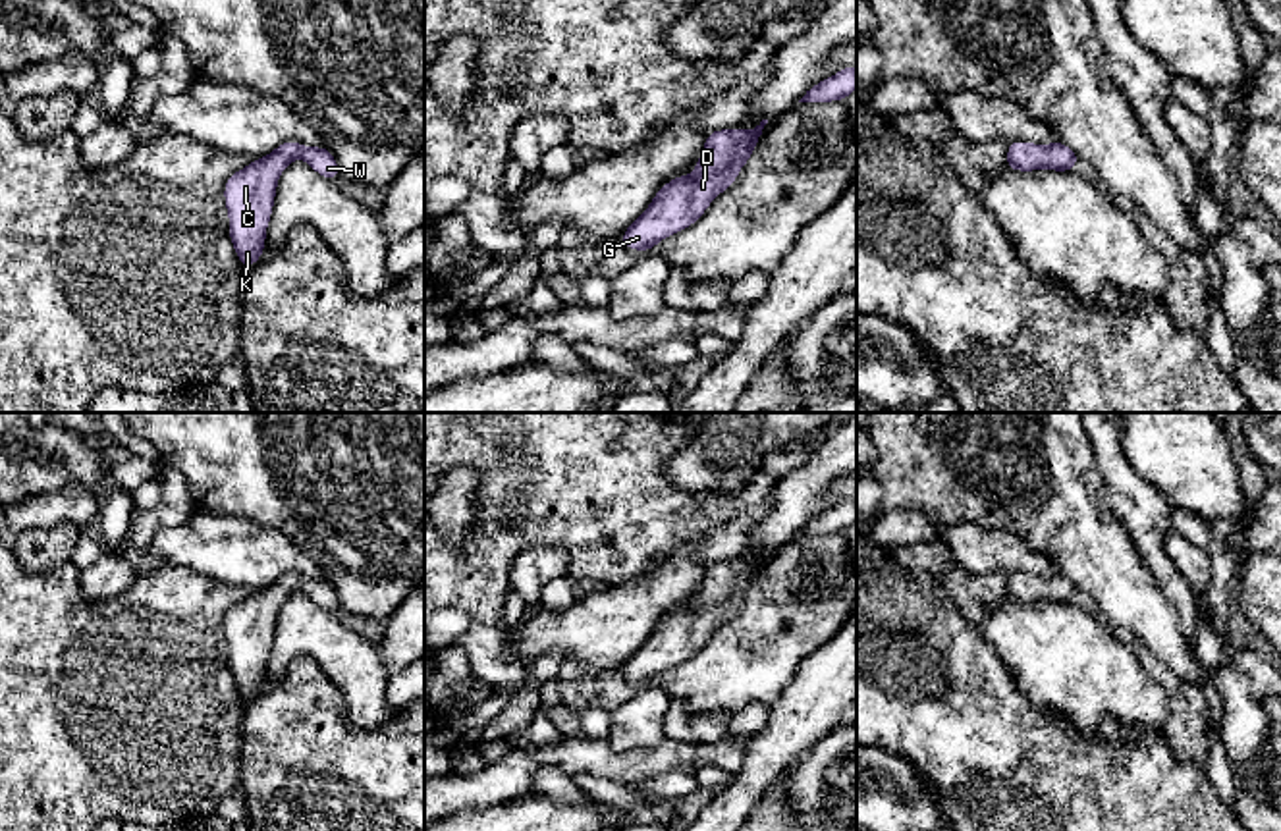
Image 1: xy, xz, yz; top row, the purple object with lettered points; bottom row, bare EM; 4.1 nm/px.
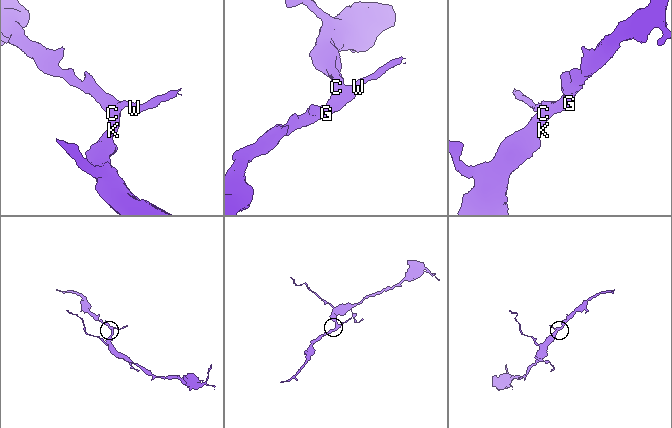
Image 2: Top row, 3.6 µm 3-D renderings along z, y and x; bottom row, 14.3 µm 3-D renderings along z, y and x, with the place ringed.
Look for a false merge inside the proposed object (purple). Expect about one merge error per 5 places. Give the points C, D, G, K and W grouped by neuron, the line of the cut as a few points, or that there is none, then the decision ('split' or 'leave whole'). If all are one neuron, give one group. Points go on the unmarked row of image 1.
C D G K W; no cut; leave whole

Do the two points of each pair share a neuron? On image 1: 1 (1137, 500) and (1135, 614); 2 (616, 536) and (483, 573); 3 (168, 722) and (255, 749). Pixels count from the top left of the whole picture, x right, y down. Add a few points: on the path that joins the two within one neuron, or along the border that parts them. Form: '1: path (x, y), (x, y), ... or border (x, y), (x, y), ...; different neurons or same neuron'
1: border (1114, 511), (1160, 589); different neurons
2: path (583, 531), (525, 531), (516, 540); same neuron
3: border (245, 702), (242, 718), (242, 776), (238, 785); different neurons

